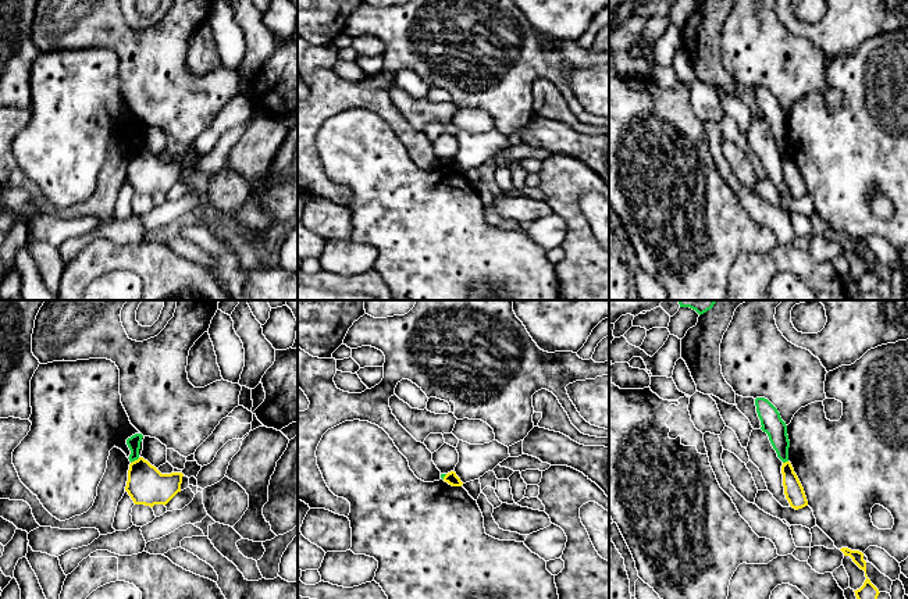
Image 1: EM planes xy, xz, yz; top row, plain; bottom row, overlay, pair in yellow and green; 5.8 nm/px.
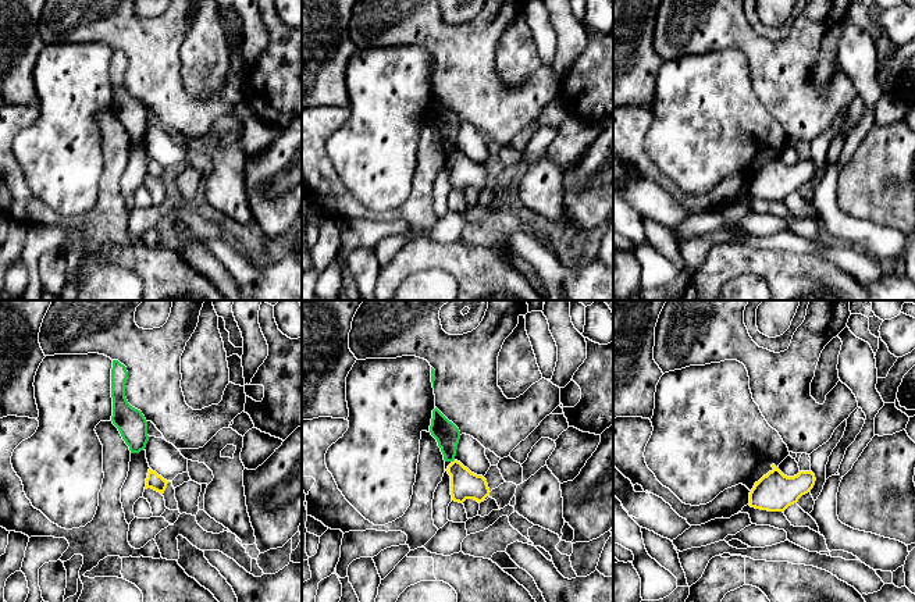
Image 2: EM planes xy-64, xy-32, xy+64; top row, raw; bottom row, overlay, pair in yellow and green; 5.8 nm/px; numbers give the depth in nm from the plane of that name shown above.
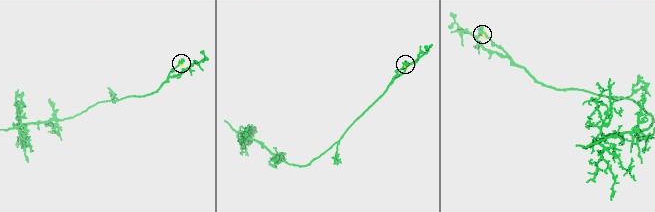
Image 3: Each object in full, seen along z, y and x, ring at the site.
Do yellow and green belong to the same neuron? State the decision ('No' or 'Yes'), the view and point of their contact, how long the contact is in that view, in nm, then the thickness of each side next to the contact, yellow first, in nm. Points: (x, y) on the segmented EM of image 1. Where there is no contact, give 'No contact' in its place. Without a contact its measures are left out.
No. Touches yellow at xy (135, 460). Shared border 70 nm. Thickness 220 nm (yellow) against 80 nm

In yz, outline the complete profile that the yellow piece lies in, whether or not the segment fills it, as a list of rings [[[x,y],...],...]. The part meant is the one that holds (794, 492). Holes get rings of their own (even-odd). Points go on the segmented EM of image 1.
[[[790,461],[783,463],[781,474],[783,474],[784,495],[790,506],[795,510],[808,506],[804,488],[797,474],[794,473],[794,468]]]

